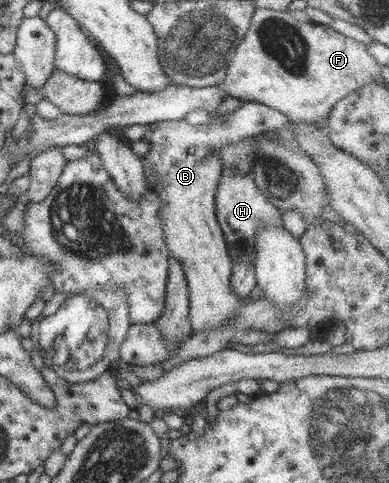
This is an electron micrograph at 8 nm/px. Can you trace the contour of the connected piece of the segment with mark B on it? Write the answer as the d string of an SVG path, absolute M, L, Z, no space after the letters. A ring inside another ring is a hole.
M243 102L233 113L225 114L223 121L211 125L191 126L186 120L167 121L151 125L154 130L147 132L141 141L149 146L149 154L142 159L143 166L155 172L154 190L160 201L160 220L164 231L169 257L183 265L190 293L189 321L193 333L219 329L230 321L242 306L242 301L234 292L231 283L232 263L227 242L216 218L215 195L221 181L223 163L217 157L219 150L231 144L239 144L259 133L273 132L289 123L285 114L259 102Z

